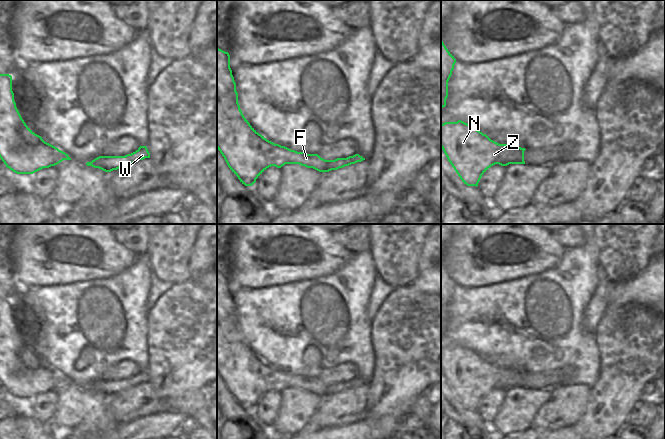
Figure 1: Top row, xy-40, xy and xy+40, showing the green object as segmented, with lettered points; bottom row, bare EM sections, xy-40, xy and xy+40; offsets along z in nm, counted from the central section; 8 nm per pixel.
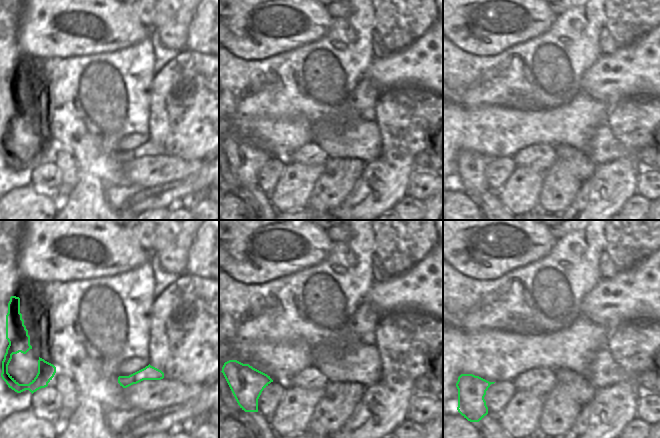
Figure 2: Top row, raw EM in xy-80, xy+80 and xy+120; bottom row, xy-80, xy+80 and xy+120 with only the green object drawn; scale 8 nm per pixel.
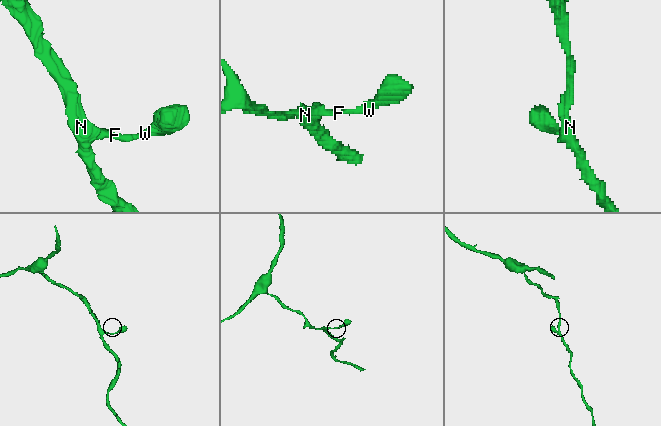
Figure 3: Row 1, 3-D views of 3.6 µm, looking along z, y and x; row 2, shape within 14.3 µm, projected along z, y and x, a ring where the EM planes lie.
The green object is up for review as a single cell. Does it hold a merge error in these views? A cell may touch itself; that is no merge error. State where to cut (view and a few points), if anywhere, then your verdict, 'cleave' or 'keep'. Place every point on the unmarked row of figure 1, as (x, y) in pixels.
no cut | keep

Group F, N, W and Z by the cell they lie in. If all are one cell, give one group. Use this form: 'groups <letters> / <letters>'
groups F N W Z

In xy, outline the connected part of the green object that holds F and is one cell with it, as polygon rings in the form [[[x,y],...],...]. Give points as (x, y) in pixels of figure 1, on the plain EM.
[[[217,272],[217,373],[245,410],[252,410],[269,391],[299,388],[319,396],[337,394],[365,384],[359,378],[325,384],[318,378],[297,376],[259,358],[244,341],[238,327],[230,279]]]

